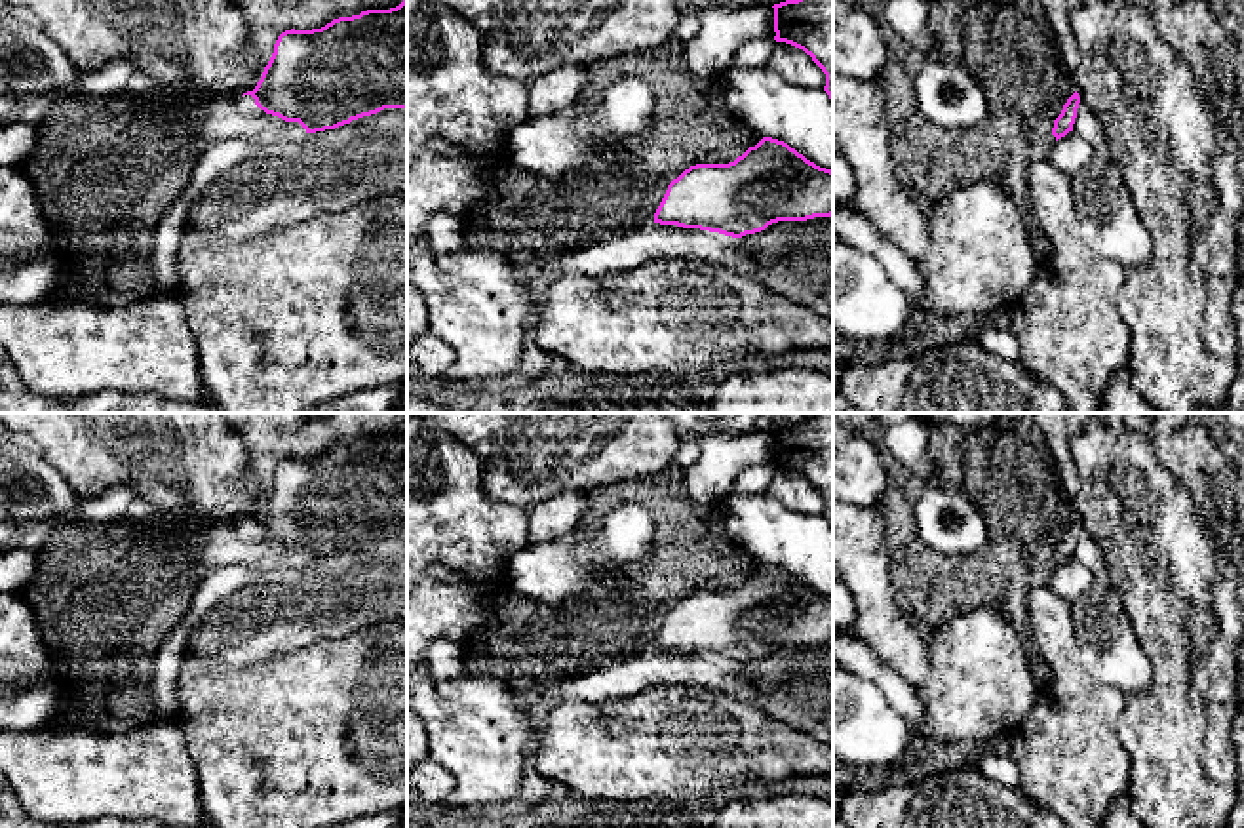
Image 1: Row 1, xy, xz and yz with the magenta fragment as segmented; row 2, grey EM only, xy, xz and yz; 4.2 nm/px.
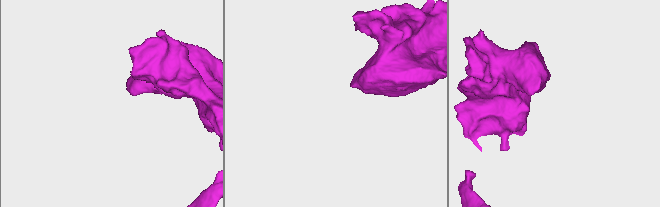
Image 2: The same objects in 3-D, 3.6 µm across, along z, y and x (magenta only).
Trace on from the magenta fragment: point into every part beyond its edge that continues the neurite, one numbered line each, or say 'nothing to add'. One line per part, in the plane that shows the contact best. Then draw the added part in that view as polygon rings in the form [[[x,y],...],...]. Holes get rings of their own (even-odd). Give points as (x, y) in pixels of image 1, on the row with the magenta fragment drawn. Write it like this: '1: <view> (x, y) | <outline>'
1: xy (242, 118) | [[[251,95],[215,101],[200,110],[183,110],[175,118],[204,145],[245,139],[266,147],[285,139],[289,128],[289,122],[261,110]]]

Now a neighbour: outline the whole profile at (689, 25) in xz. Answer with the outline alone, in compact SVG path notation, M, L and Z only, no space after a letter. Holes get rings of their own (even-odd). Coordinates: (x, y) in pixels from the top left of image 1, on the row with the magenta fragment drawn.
M683 10L675 36L687 44L692 38L696 38L698 32L700 32L700 19L696 17L692 10Z

